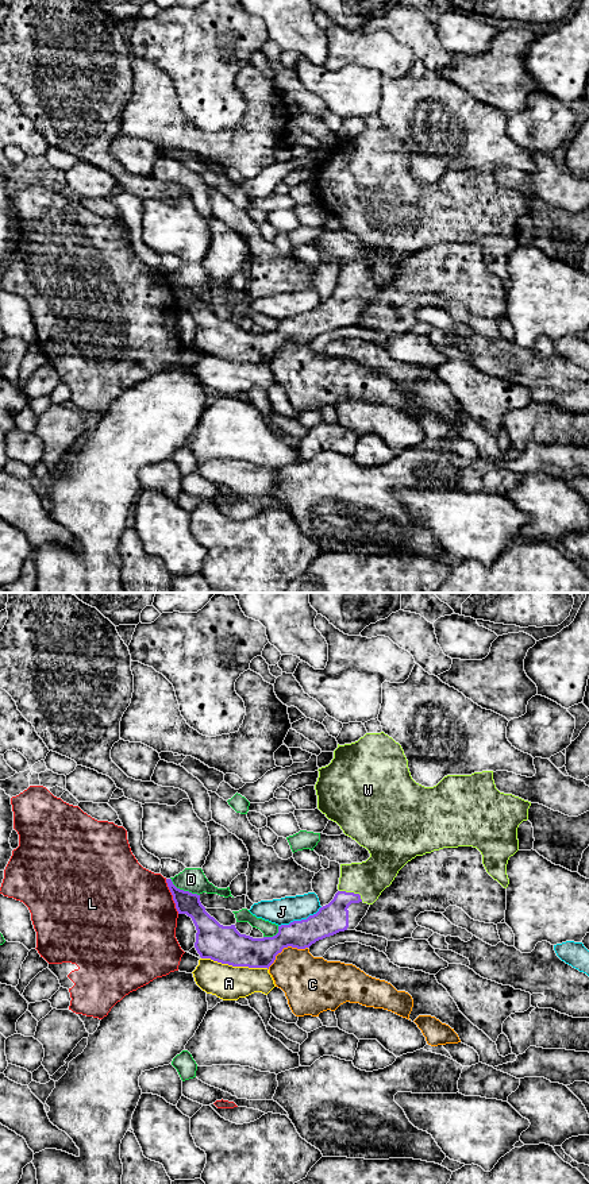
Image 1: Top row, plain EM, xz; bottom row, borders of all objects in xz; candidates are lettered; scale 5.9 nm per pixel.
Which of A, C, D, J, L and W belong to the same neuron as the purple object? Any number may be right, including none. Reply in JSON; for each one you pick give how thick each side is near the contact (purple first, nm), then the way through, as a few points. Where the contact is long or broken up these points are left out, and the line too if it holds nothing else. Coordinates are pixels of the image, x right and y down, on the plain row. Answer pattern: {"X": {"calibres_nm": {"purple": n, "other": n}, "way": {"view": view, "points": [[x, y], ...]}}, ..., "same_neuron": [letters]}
{"W": {"calibres_nm": {"purple": 180, "other": 220}, "way": {"view": "xz", "points": [[331, 313], [353, 288], [370, 273]]}}, "same_neuron": ["W"]}

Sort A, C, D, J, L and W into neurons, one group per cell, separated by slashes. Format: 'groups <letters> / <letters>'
groups A / C / D / J / L / W

